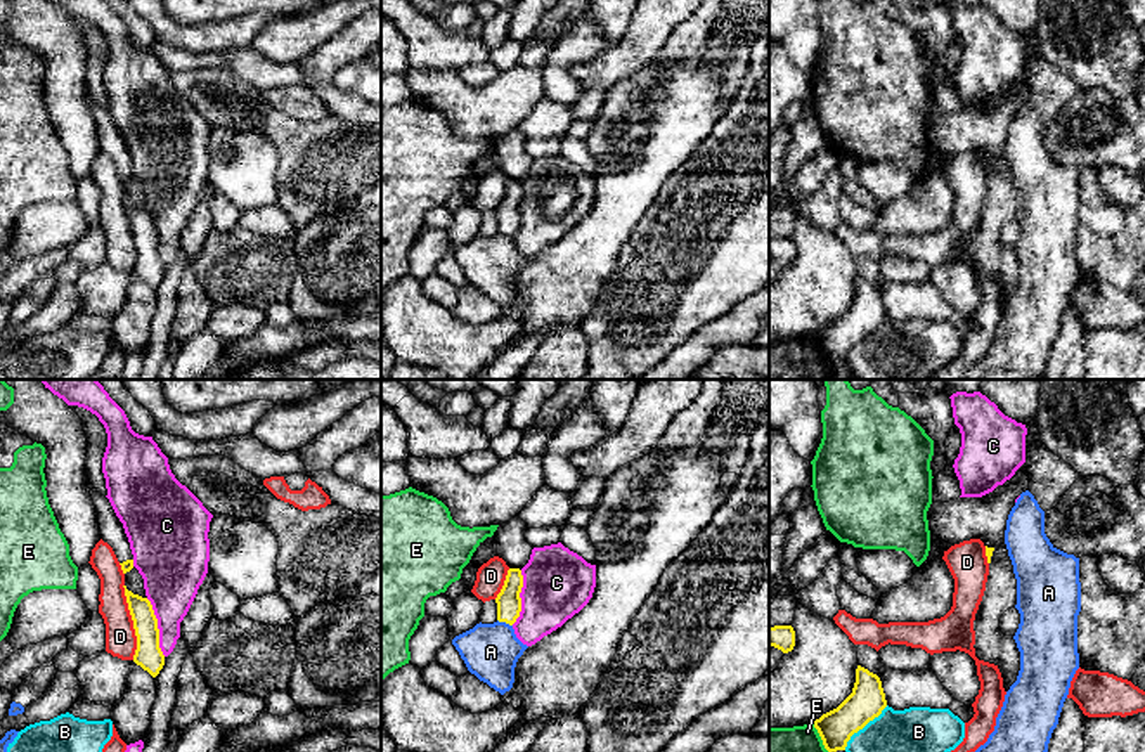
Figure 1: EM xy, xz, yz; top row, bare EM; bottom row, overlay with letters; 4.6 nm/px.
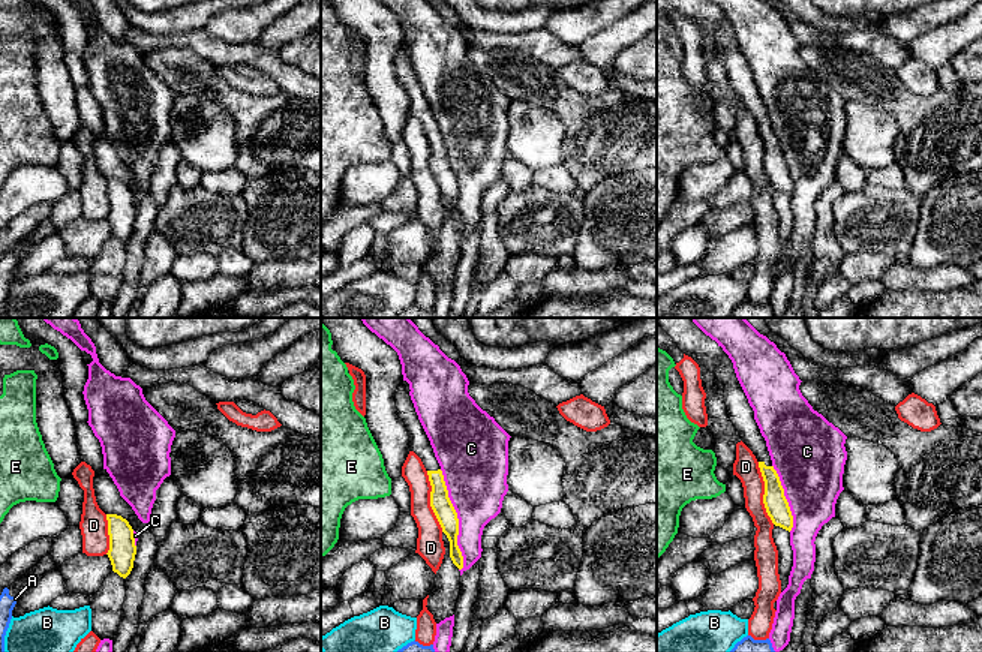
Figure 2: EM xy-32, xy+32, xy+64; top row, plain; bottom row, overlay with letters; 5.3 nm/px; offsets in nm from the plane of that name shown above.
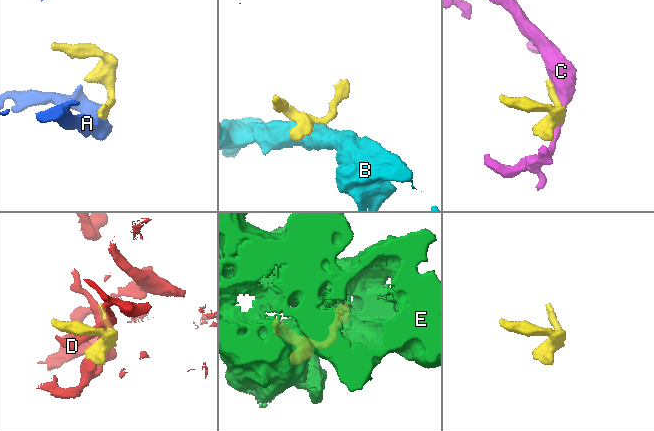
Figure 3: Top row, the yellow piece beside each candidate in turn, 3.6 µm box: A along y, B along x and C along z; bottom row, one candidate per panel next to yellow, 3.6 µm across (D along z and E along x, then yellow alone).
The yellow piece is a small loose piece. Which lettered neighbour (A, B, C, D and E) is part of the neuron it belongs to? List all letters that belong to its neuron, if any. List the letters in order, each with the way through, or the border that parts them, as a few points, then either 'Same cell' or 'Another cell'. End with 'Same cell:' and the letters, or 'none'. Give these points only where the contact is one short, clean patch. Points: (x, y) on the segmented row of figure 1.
A: Boundary: xz (498, 619), (511, 626). Another cell
B: Another cell
C: Another cell
D: Another cell
E: Boundary: yz (813, 723), (821, 744), (828, 751). Another cell
Same cell: none

